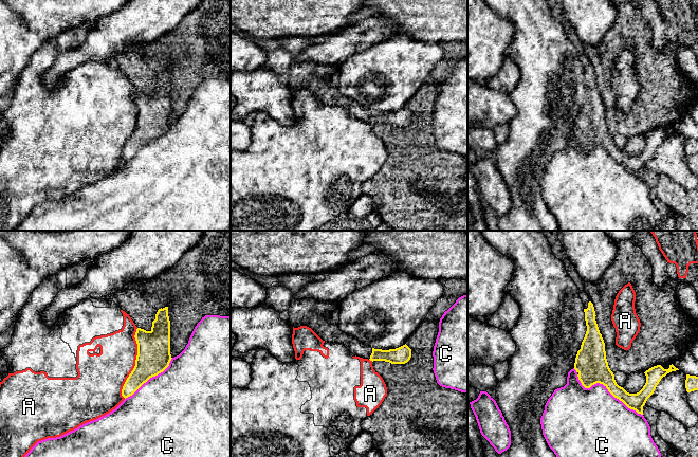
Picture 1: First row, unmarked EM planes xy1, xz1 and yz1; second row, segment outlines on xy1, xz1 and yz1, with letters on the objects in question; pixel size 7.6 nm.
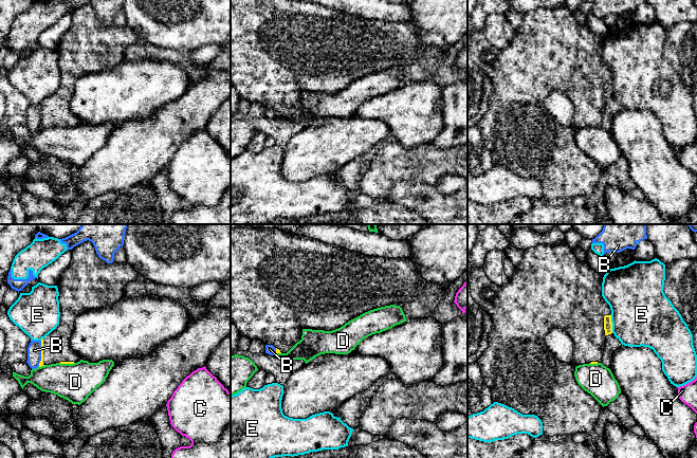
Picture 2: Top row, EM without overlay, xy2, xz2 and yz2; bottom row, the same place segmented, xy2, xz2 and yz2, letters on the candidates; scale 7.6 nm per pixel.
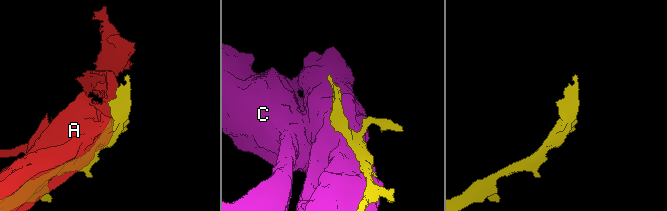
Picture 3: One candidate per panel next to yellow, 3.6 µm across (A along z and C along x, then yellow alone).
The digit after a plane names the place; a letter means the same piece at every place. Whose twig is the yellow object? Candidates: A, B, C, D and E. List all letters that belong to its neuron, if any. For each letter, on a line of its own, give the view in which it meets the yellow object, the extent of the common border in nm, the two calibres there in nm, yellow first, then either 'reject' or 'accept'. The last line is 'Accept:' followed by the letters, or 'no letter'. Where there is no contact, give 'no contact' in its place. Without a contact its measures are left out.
A: contact in xy1; length 550 nm; calibres 260 and 320 nm; reject
B: contact in xy2; length 190 nm; calibres 30 and 110 nm; reject
C: contact in yz1; length 600 nm; calibres 240 and 460 nm; reject
D: contact in xy2; length 60 nm; calibres 30 and 280 nm; reject
E: contact in yz2; length 140 nm; calibres 60 and 460 nm; reject
Accept: no letter

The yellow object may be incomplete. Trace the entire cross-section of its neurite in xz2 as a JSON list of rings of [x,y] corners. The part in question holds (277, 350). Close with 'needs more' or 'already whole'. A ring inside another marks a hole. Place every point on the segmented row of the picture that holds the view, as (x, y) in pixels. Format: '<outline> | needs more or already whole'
[[[244,226],[231,228],[231,322],[237,327],[240,334],[252,340],[259,340],[265,345],[273,345],[276,353],[287,353],[301,340],[304,329],[332,331],[341,328],[349,320],[370,310],[396,305],[400,306],[406,319],[429,317],[441,300],[445,299],[445,285],[433,283],[425,280],[418,268],[408,258],[383,258],[364,255],[349,251],[341,245],[328,244],[317,239],[285,233],[274,228],[259,228]]] | needs more

